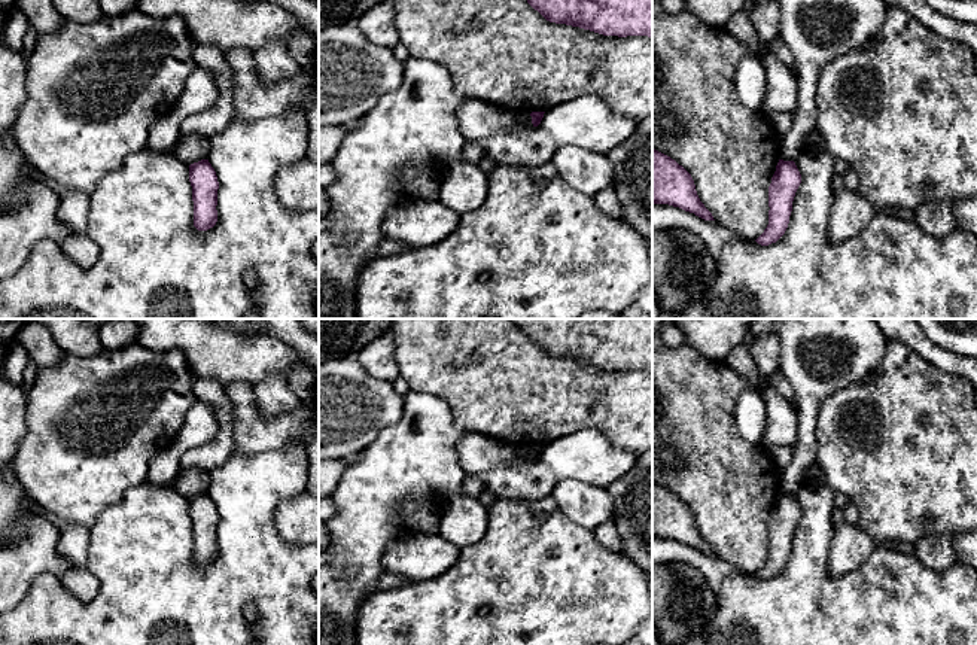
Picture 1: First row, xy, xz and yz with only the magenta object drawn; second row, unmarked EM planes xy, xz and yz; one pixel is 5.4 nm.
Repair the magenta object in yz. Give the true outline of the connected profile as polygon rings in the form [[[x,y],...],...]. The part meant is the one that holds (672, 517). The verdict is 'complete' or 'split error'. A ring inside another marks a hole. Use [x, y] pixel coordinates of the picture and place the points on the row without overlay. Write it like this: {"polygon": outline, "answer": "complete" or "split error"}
{"polygon": [[[652,483],[652,538],[669,538],[704,554],[715,554],[700,535],[691,508],[655,483]]], "answer": "complete"}

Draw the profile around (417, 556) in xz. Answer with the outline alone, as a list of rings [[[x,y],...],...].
[[[408,530],[387,547],[383,568],[410,582],[430,581],[454,565],[459,551],[459,547],[436,533]]]

